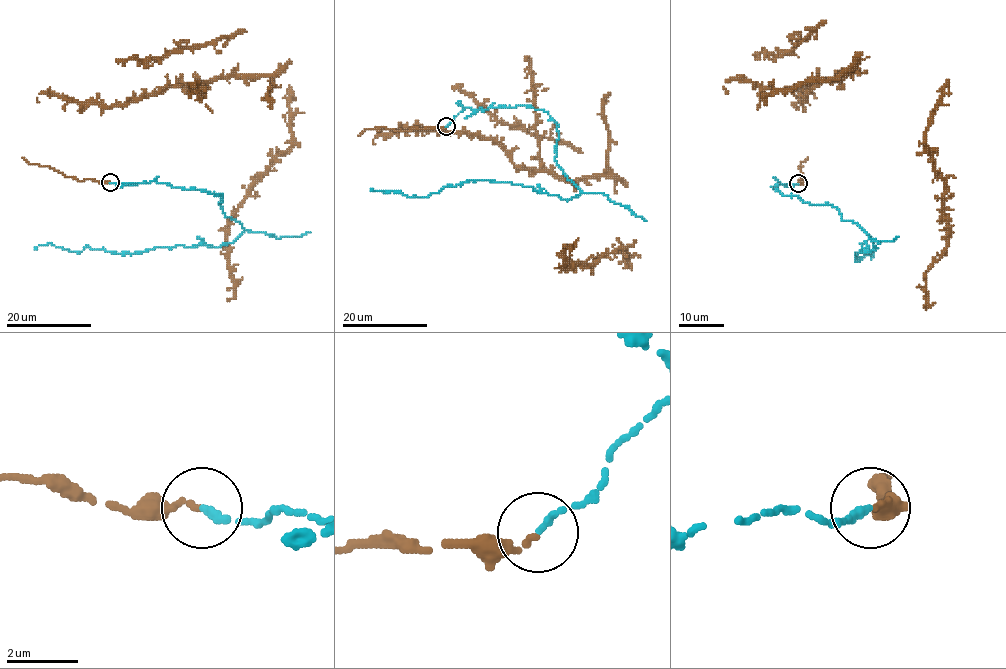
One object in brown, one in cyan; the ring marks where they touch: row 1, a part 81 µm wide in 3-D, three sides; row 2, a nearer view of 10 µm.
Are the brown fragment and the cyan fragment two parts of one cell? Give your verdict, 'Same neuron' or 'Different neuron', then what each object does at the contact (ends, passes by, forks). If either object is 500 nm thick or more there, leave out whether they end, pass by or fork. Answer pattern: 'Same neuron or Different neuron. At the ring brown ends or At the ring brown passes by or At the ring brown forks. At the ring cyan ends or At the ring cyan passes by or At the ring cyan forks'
Same neuron. At the ring brown ends. At the ring cyan ends

